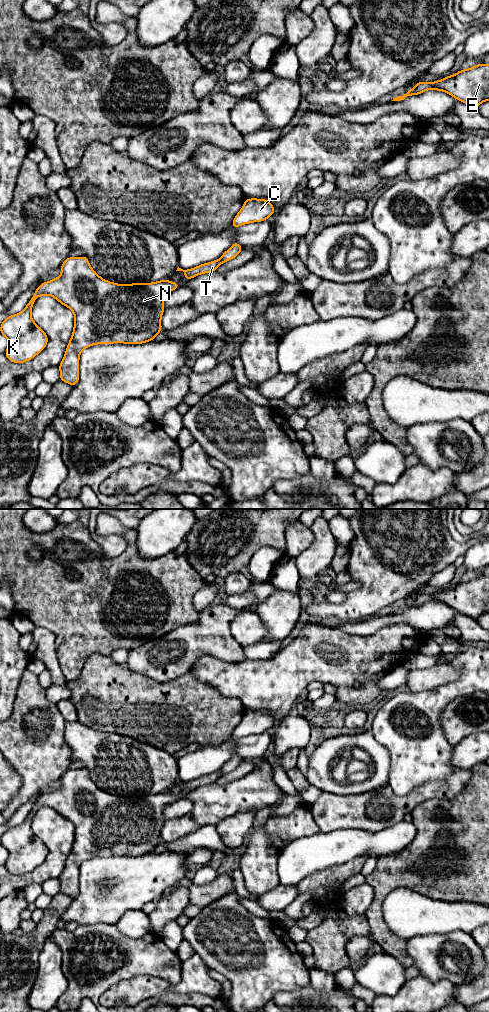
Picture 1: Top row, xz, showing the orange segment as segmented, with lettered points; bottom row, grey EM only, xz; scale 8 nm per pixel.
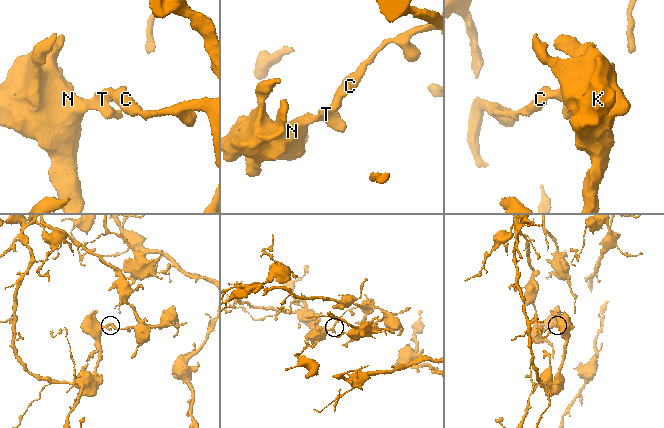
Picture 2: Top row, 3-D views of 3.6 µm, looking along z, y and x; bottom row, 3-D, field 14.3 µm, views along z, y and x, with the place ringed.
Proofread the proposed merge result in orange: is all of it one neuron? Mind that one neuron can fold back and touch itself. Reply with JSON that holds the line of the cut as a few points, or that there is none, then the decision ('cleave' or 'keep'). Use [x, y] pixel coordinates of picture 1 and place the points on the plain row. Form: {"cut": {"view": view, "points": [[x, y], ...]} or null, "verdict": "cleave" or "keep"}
{"cut": {"view": "xz", "points": [[220, 770], [222, 774]]}, "verdict": "cleave"}

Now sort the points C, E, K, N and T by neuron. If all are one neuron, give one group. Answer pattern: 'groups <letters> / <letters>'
groups C E / K N T

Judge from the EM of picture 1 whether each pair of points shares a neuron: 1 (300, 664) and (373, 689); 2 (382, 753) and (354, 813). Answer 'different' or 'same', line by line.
1: same
2: different

